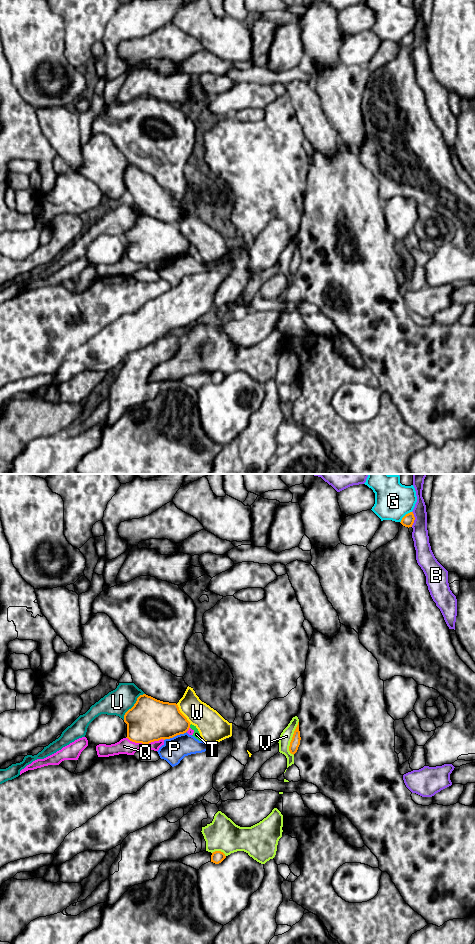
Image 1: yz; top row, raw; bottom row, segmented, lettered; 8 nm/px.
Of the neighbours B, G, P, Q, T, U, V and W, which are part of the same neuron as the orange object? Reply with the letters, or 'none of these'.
none of these

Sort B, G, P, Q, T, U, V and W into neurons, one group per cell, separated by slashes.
B / G / P / Q T / U / V / W

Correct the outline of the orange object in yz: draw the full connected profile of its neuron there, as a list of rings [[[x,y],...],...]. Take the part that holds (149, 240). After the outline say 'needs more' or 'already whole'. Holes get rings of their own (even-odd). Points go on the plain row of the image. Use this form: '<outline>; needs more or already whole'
[[[146,214],[140,215],[134,226],[125,233],[124,242],[127,244],[126,258],[132,262],[142,264],[149,264],[161,259],[170,259],[184,254],[191,245],[180,232],[176,223],[163,222]]]; already whole

